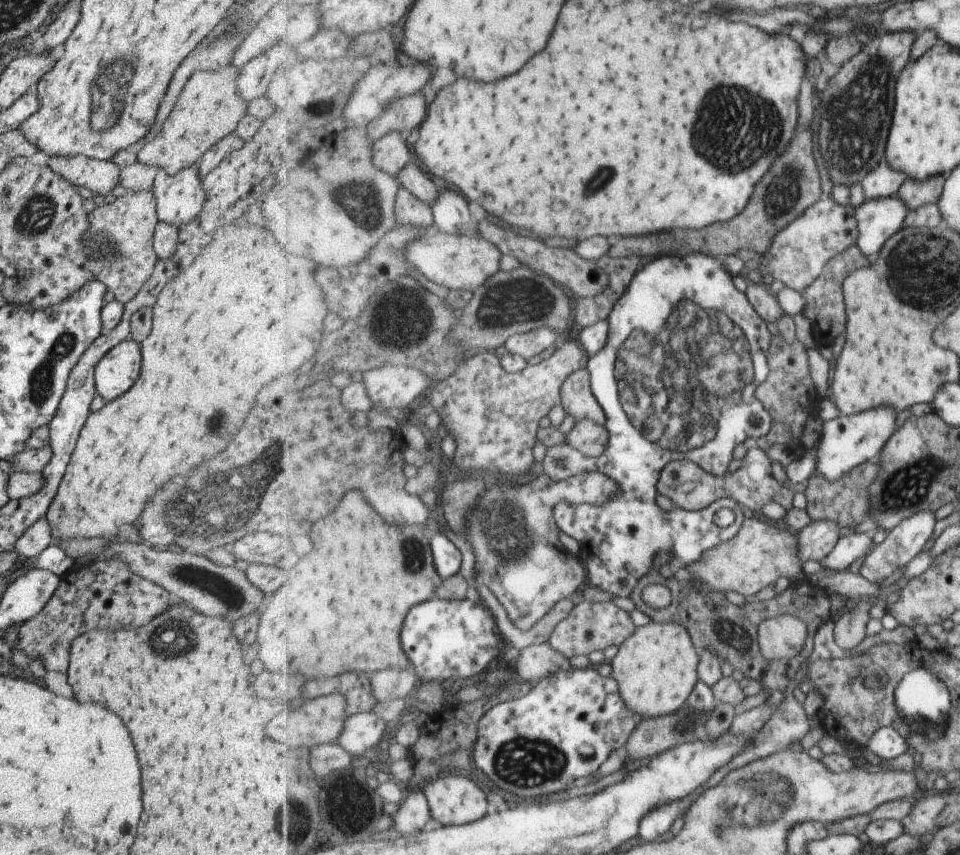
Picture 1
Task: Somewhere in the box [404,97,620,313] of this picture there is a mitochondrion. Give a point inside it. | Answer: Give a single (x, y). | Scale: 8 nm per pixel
(605, 176)

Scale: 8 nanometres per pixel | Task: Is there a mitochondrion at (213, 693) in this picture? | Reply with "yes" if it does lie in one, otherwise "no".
no

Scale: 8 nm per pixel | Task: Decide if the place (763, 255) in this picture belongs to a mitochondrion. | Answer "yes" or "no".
no

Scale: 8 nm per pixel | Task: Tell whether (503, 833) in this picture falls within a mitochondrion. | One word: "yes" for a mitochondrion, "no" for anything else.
no

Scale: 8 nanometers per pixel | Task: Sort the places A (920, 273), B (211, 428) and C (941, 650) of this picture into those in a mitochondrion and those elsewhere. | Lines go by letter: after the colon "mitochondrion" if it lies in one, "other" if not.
A: mitochondrion
B: mitochondrion
C: other

